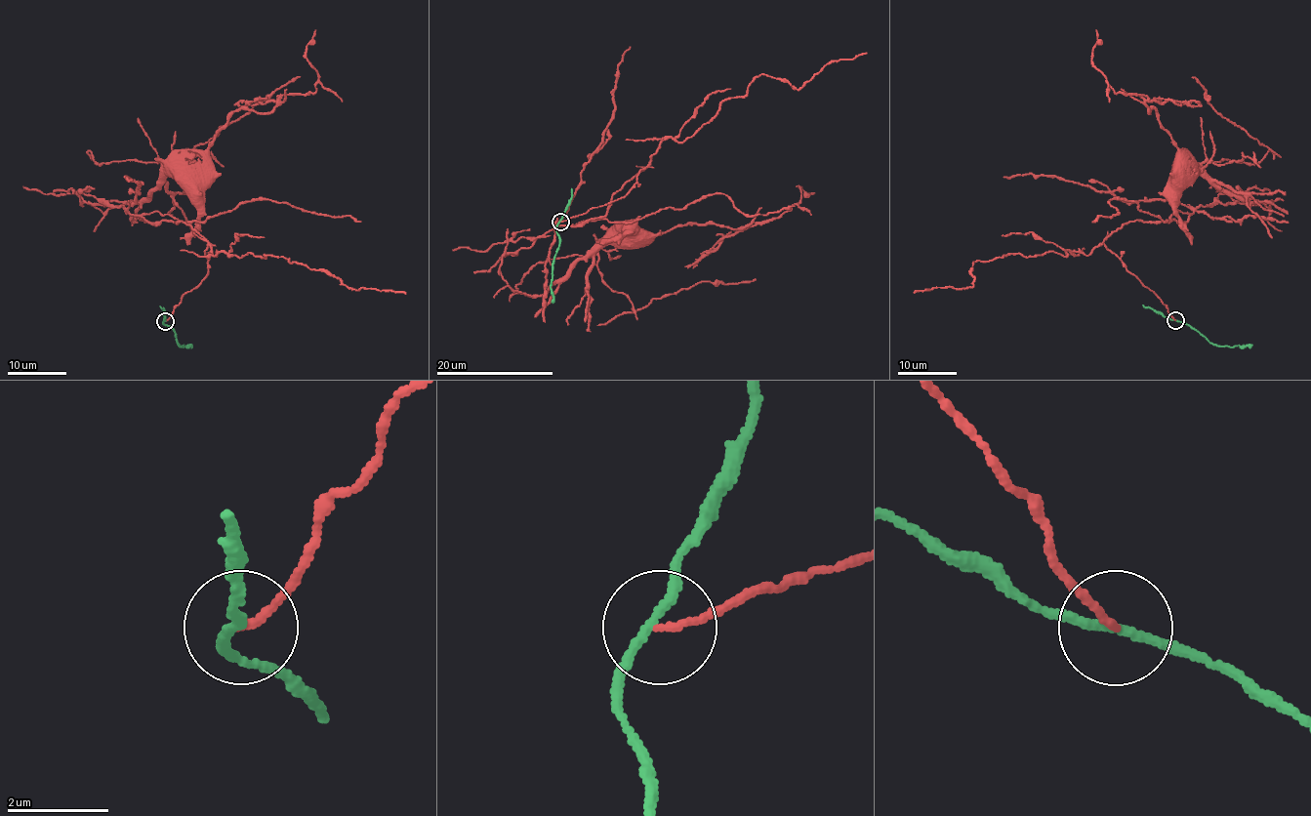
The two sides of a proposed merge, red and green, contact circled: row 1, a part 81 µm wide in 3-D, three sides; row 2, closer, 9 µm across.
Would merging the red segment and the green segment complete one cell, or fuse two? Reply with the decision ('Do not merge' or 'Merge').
Do not merge

